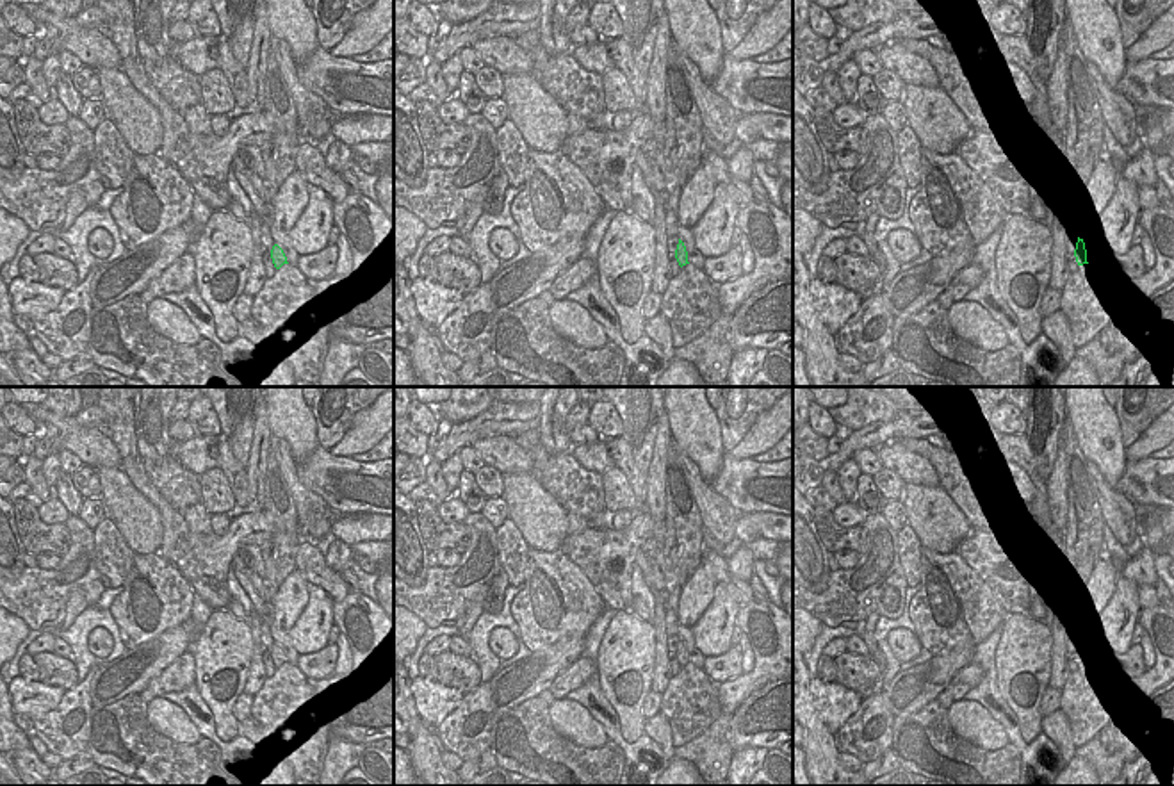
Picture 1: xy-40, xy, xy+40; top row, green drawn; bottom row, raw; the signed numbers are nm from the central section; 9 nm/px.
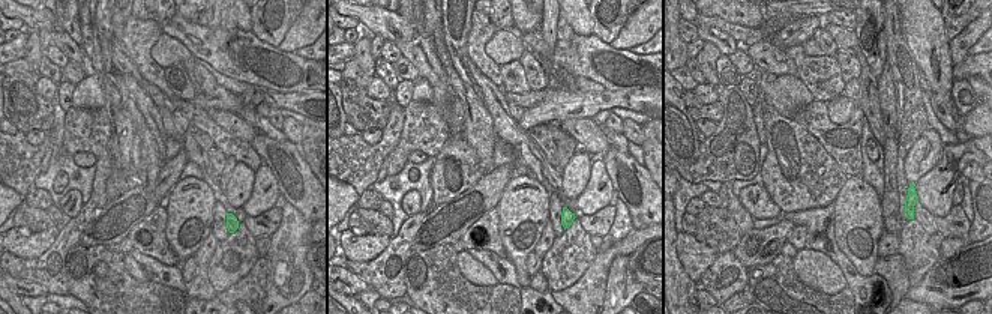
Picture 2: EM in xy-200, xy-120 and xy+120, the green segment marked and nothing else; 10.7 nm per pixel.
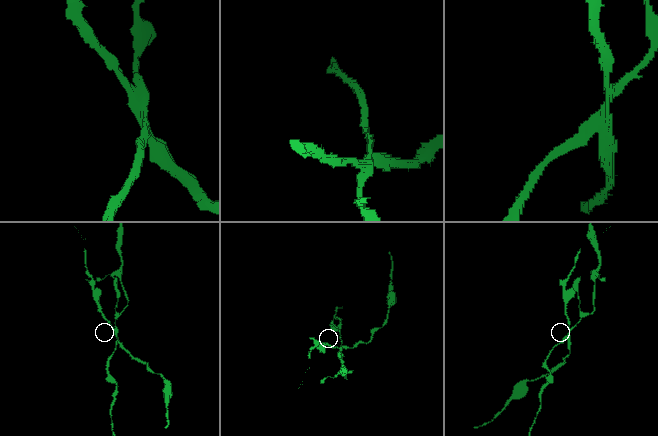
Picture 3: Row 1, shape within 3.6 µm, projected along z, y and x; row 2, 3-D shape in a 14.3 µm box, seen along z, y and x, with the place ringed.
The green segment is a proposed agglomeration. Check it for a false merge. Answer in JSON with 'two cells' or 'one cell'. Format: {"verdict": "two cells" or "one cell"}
{"verdict": "two cells"}

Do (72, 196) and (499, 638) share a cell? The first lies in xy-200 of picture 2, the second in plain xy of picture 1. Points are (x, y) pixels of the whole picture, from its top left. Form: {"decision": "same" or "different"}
{"decision": "same"}

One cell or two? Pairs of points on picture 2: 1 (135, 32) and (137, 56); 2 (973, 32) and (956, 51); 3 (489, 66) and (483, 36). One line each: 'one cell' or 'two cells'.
1: one cell
2: one cell
3: one cell

